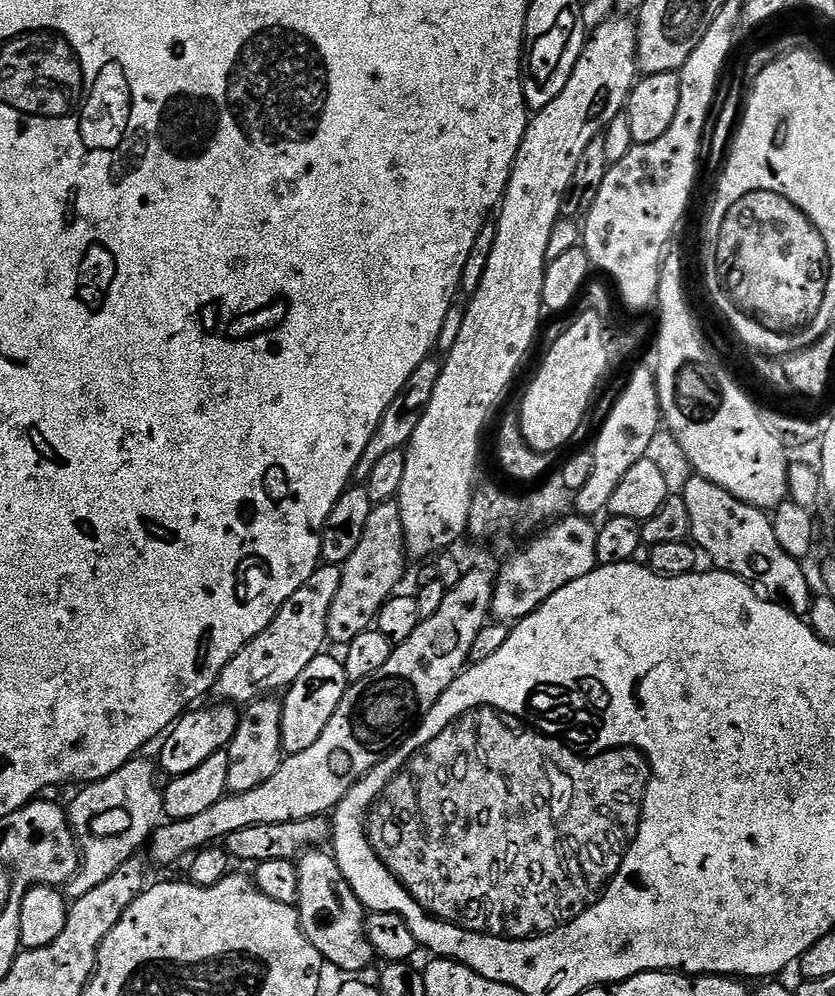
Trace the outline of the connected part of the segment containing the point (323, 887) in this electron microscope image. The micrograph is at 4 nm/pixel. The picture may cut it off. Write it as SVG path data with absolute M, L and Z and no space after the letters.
M309 850L299 857L296 869L298 902L295 909L300 914L300 925L306 938L331 967L333 964L344 972L352 972L348 974L360 974L377 959L377 954L364 928L365 906L354 894L350 882L346 882L335 855L328 850Z

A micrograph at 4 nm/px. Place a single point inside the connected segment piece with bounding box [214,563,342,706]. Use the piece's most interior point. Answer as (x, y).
(272, 660)

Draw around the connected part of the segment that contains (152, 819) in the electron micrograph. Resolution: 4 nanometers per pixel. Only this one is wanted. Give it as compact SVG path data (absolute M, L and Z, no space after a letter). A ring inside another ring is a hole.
M133 758L105 780L81 787L72 805L67 805L68 823L80 845L80 867L66 885L67 895L72 900L90 894L94 886L102 886L118 866L133 859L139 853L136 851L149 843L158 827L164 811L164 797L161 789L156 789L158 768L153 761L152 765L150 761L140 759L144 758Z

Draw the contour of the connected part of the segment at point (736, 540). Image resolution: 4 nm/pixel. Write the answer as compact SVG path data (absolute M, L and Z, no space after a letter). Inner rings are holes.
M692 474L685 482L682 495L686 502L686 514L690 514L690 536L697 549L713 560L715 567L742 578L757 594L782 604L796 616L808 615L814 591L808 585L805 565L782 550L774 534L771 515L763 508L755 508L714 486L706 478Z

